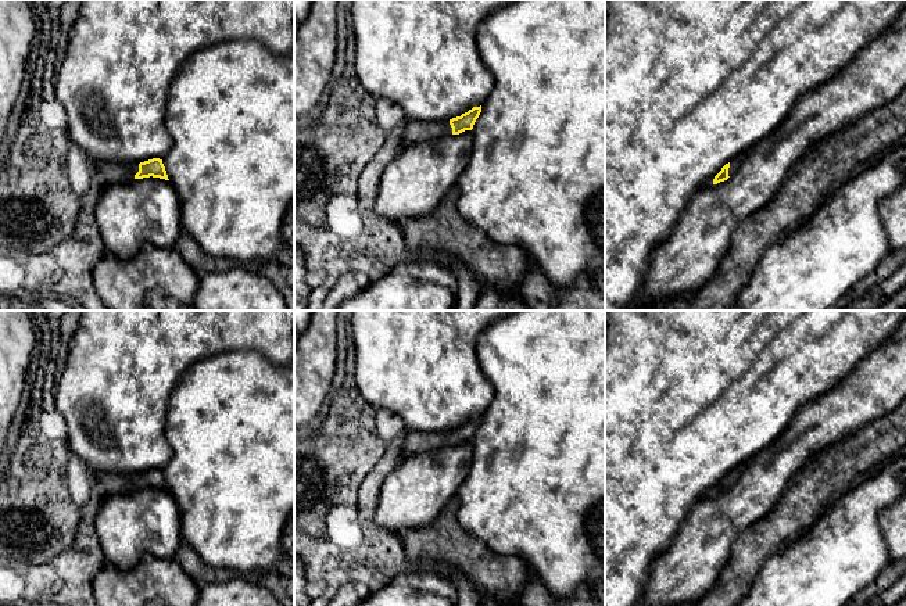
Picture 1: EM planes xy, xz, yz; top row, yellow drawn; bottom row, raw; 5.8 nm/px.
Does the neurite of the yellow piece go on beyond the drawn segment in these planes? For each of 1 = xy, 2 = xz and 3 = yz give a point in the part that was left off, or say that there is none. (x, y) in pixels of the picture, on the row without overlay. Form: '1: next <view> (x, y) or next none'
1: next xy (113, 483)
2: next xz (415, 443)
3: next yz (736, 473)

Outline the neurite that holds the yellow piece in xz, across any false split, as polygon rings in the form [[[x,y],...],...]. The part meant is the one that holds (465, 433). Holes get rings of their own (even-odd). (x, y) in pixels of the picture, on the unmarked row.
[[[481,416],[473,417],[461,427],[444,433],[407,431],[401,447],[401,460],[413,455],[427,453],[430,451],[472,441],[480,423]]]

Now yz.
[[[738,465],[734,467],[728,474],[726,474],[721,481],[715,487],[713,495],[717,495],[720,492],[727,491],[730,487],[733,487],[744,473],[745,465]]]

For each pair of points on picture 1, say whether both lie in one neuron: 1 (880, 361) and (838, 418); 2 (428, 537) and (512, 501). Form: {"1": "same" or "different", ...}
{"1": "same", "2": "different"}

